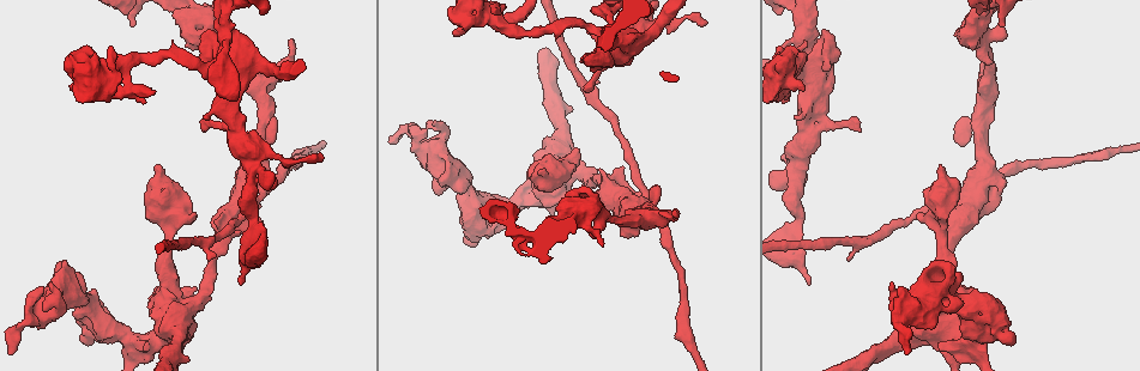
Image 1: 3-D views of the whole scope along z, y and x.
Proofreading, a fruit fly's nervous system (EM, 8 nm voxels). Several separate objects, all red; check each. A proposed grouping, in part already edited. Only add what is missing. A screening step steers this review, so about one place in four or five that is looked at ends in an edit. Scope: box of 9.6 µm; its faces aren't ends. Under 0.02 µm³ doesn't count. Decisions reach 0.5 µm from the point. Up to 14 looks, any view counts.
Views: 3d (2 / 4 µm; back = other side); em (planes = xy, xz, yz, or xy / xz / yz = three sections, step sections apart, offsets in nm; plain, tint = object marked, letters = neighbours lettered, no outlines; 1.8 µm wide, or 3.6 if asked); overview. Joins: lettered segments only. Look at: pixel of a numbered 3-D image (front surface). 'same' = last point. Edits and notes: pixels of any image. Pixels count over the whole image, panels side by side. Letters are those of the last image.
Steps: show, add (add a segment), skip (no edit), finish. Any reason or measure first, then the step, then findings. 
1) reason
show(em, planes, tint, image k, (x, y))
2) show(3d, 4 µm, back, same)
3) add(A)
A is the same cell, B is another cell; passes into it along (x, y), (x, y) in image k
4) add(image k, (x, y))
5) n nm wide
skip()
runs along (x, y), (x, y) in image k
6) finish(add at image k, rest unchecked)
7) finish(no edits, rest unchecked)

show(3d, 2 µm, image 1, (445, 160))

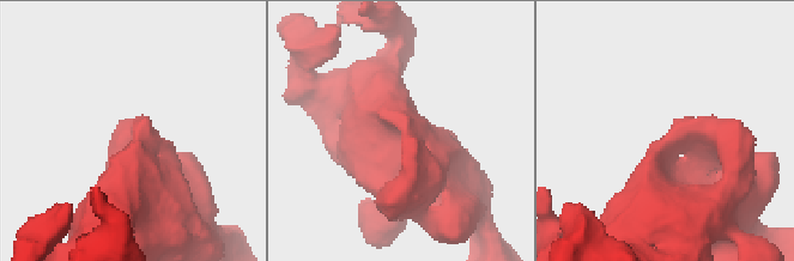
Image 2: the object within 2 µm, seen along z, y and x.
shape alone is not enough
show(em, planes, letters, image 2, (659, 144))

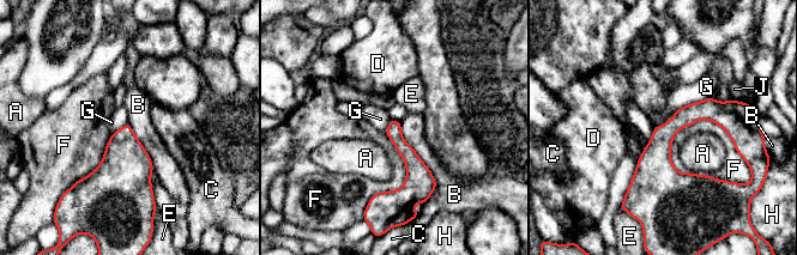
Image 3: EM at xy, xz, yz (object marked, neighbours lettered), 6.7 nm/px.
B touches over 500 nm
skip()
A, B, C, D, E, F, G, H and J are other cells; runs along (735, 123), (682, 117), (631, 193) in image 3; no lettered segment goes on from it

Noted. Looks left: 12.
an open end
show(em, xz, step 8, tint, image 1, (596, 84))

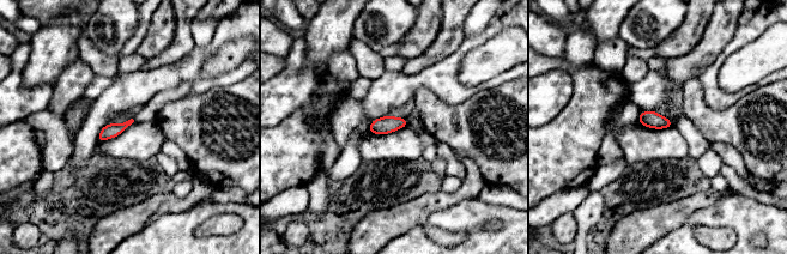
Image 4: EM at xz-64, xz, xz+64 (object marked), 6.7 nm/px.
show(em, planes, tint, same)

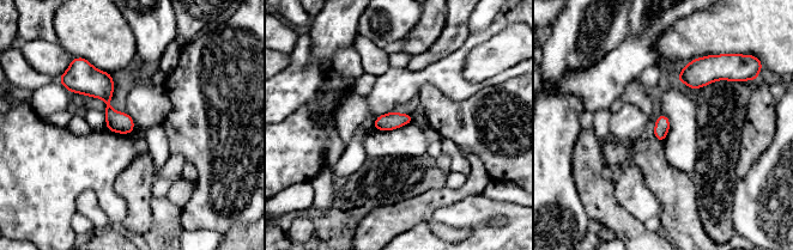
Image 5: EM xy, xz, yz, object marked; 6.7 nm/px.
show(em, planes, letters, same)

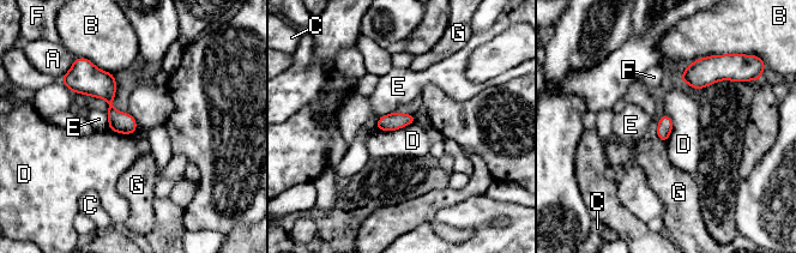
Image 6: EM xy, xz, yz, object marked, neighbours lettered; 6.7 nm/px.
skip()
A, B, C, D, E, F and G are other cells; runs along (88, 71), (131, 130) in image 6; none of them fits

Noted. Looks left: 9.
show(3d, 4 µm, image 1, (807, 176))

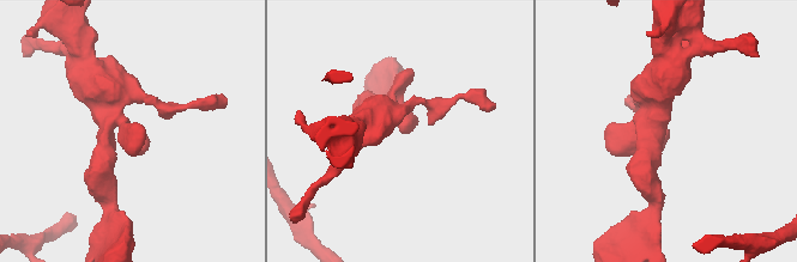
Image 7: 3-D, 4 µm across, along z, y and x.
now the EM
show(em, xz, step 4, letters, image 7, (666, 136))

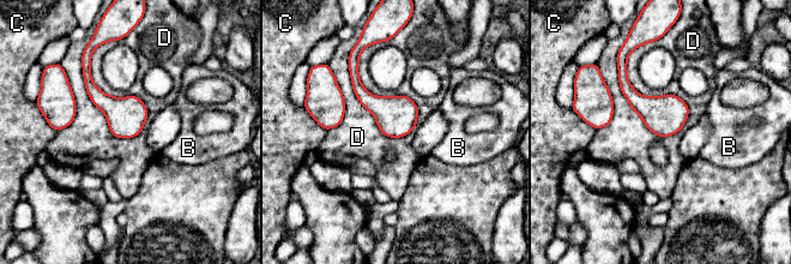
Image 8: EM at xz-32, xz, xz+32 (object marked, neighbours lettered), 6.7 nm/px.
skip()
B, C and D are other cells; border along (616, 65), (652, 132), (684, 126) in image 8; no lettered segment goes on from it

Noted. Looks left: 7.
looks like a crossing
show(3d, 4 µm, image 1, (210, 27))

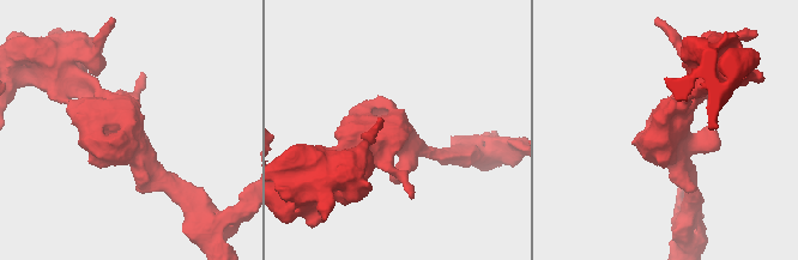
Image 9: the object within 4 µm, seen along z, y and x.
show(em, 3.6 µm, planes, tint, image 9, (675, 129))

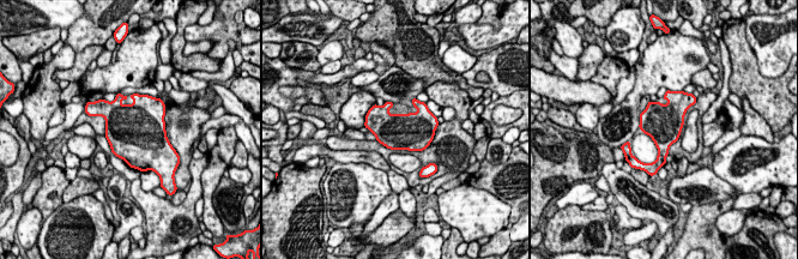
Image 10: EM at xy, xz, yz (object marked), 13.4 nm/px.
show(em, 3.6 µm, planes, letters, same)

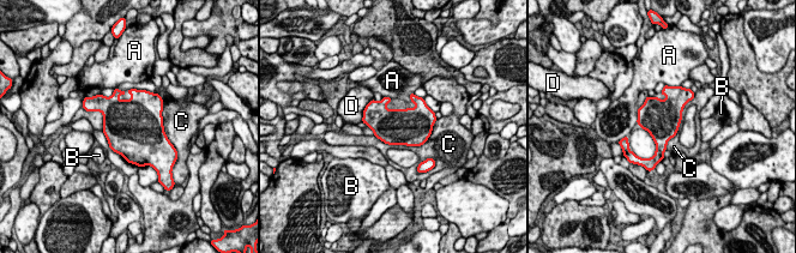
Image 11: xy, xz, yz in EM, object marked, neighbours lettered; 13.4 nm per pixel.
skip()
A, B, C and D are other cells; no lettered segment goes on from it

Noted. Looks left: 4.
touches itself
show(em, planes, letters, image 1, (225, 127))

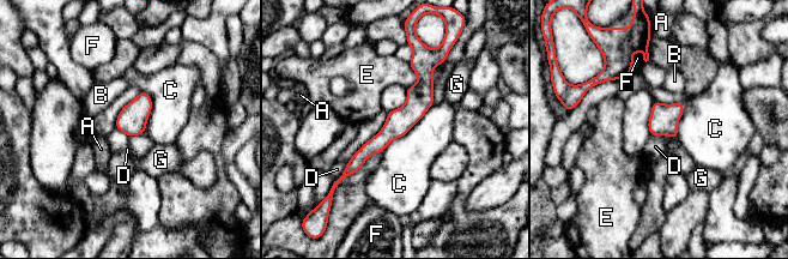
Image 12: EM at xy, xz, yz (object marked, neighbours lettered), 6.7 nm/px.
C touches over 480 nm
skip()
A, B, C, D, E, F and G are other cells; runs along (420, 58), (417, 104), (346, 173) in image 12; no lettered segment goes on from it

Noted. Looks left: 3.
an open end
show(3d, 2 µm, back, image 1, (780, 48))

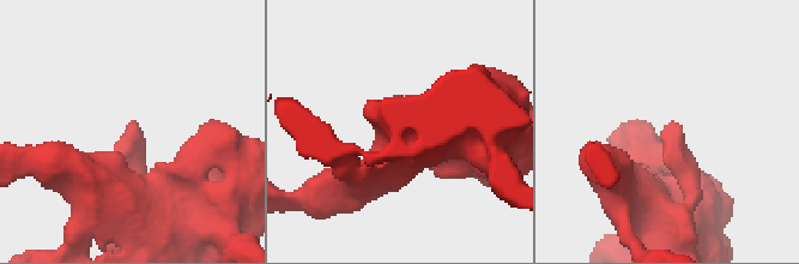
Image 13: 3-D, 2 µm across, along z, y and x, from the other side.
show(em, planes, letters, image 13, (137, 123))

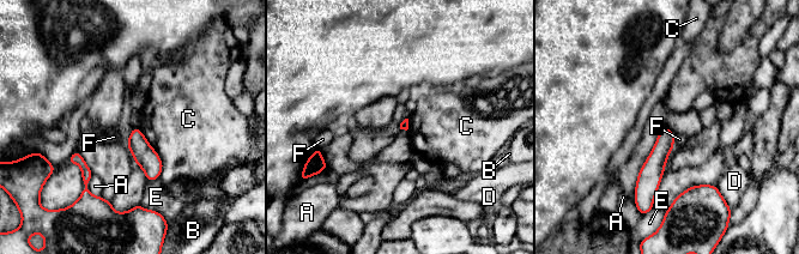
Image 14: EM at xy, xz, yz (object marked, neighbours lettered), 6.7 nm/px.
skip()
A, B, C, D, E and F are other cells; runs along (666, 131), (651, 173), (651, 198) in image 14; none of them fits

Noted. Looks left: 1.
finish(no edits, rest unchecked)

